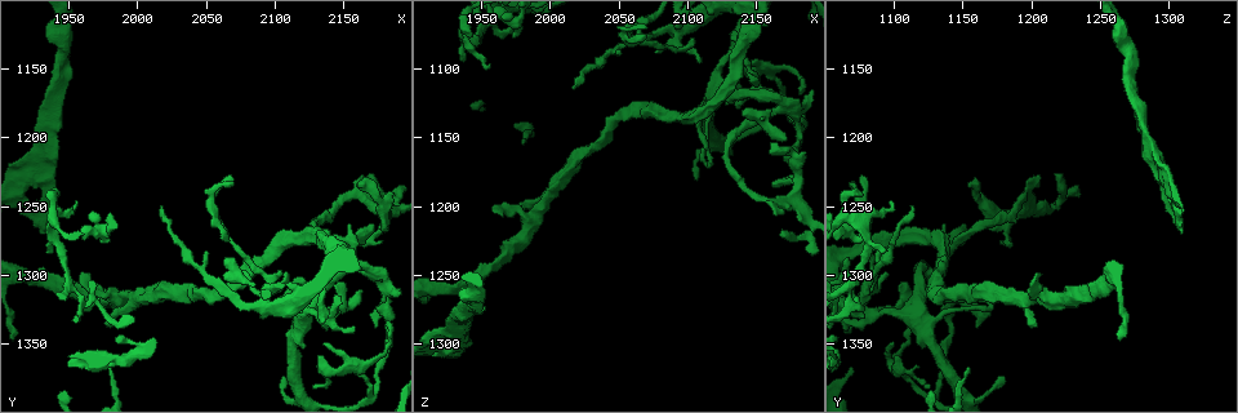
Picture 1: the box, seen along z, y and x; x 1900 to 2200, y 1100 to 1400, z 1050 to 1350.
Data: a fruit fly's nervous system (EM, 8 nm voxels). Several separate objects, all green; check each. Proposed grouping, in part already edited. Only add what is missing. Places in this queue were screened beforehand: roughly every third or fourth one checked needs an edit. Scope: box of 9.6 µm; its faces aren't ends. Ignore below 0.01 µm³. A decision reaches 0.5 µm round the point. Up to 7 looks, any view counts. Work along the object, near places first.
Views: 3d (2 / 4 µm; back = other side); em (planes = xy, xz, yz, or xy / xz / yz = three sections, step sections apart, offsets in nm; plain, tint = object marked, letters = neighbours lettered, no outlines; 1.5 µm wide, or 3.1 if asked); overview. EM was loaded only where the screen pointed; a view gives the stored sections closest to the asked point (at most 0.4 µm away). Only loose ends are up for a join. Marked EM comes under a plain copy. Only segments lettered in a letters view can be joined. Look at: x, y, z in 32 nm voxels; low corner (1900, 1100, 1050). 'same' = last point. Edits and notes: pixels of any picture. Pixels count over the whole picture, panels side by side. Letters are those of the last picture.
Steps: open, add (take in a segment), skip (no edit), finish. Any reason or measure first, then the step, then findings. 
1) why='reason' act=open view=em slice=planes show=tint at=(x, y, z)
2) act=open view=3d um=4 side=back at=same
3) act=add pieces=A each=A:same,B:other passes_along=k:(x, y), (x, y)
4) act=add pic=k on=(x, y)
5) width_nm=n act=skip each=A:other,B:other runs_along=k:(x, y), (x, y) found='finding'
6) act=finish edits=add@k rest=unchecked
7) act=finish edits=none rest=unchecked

why='branch stops here' act=open view=em slice=planes show=letters at=(2160, 1232, 1154)

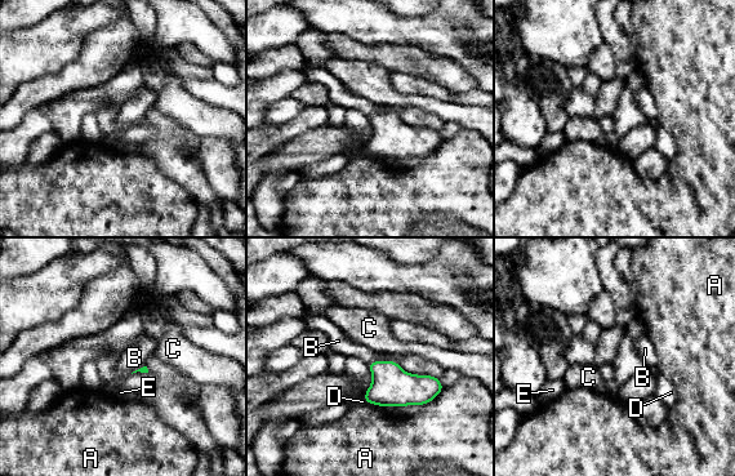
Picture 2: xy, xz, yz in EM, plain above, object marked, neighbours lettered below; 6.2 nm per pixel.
act=skip each=A:other,B:other,C:other,D:other,E:other found='no lettered segment goes on from it'

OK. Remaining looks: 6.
why='branch stops here' act=open view=em slice=xz step=4 show=letters at=(1932, 1270, 1310)

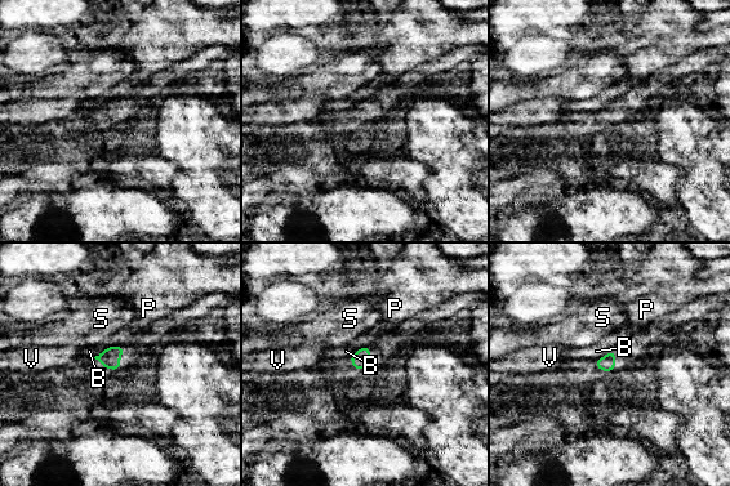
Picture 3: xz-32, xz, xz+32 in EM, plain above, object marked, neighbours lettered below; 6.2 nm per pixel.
why='cut it another way' act=open view=em slice=planes show=letters at=same

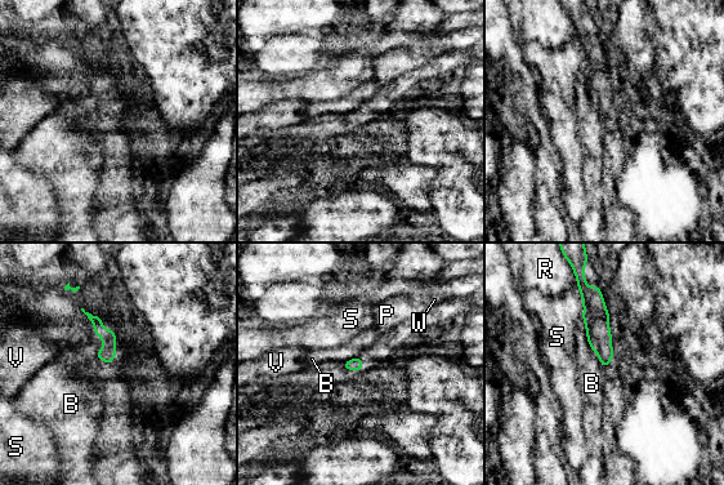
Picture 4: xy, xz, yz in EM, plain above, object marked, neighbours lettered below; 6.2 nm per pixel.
longest_contact=B:260nm act=skip each=B:other,P:other,R:other,S:other,V:other,W:other runs_along=4:(597, 290), (597, 330), (604, 363) found='none of them fits'

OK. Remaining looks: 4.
act=open view=em slice=planes show=letters at=(1956, 1246, 1098)

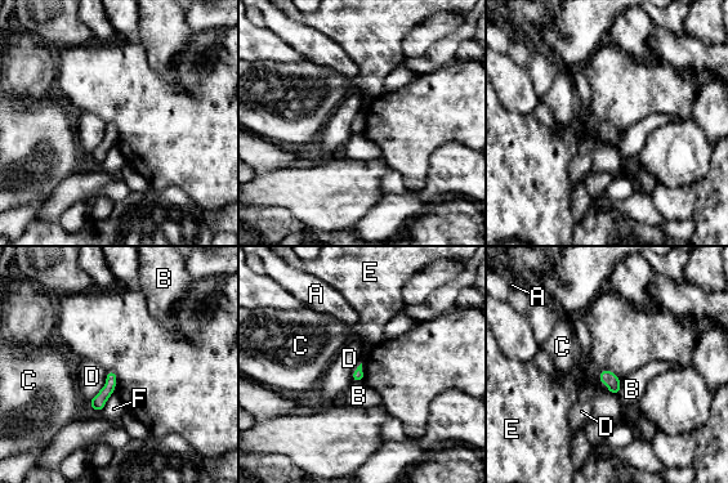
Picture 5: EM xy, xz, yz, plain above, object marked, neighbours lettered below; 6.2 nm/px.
longest_contact=D:220nm act=skip each=A:other,B:other,C:other,D:other,E:other,F:other border=5:(107, 371), (106, 384), (89, 401) found='none of them fits'

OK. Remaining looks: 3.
act=finish edits=none rest=unchecked

